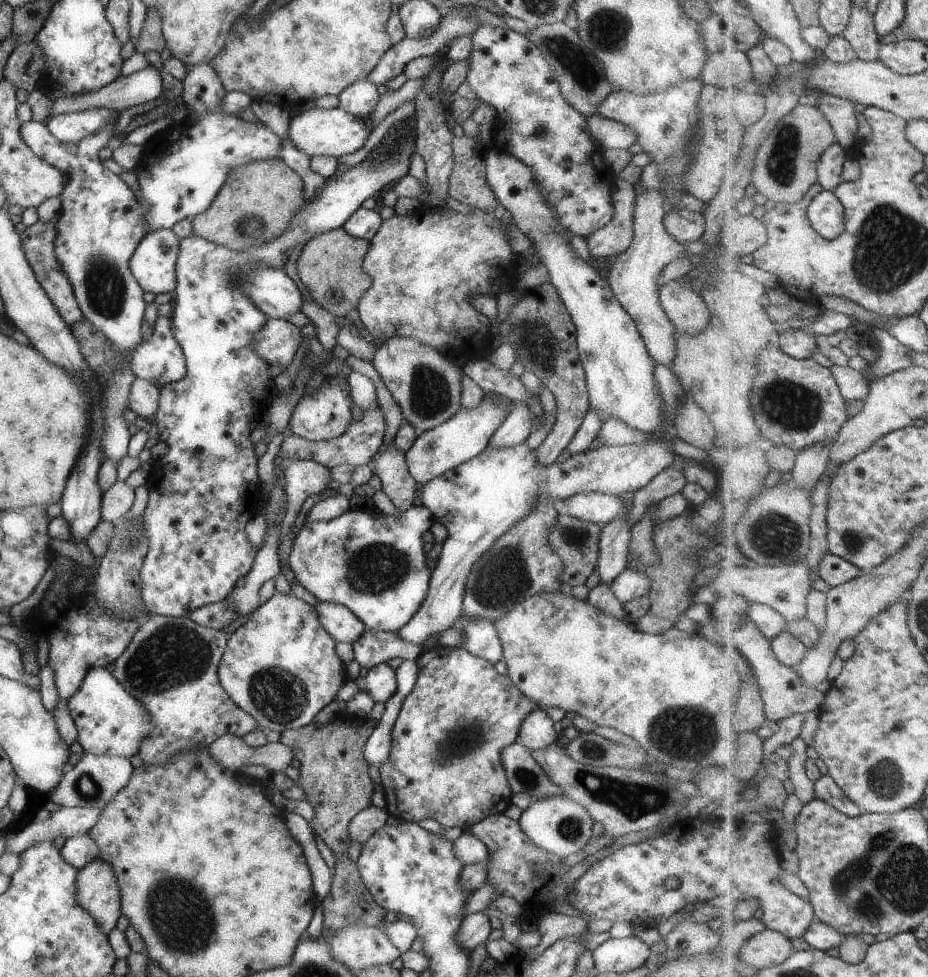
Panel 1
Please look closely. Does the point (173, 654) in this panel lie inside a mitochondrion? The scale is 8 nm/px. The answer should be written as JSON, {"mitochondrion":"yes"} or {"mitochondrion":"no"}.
{"mitochondrion":"yes"}

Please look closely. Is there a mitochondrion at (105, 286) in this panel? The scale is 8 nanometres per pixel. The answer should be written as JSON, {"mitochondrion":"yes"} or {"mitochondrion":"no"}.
{"mitochondrion":"yes"}

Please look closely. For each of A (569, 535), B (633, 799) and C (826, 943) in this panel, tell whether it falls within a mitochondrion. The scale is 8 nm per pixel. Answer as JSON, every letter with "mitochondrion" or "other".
{"A":"mitochondrion","B":"mitochondrion","C":"other"}

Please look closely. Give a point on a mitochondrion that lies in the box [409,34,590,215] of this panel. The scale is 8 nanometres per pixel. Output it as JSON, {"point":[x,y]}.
{"point":[540,132]}

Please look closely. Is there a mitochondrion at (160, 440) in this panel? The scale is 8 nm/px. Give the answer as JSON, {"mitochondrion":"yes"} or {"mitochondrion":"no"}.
{"mitochondrion":"no"}

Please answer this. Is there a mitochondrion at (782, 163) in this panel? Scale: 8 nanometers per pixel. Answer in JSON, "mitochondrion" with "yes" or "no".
{"mitochondrion":"yes"}

